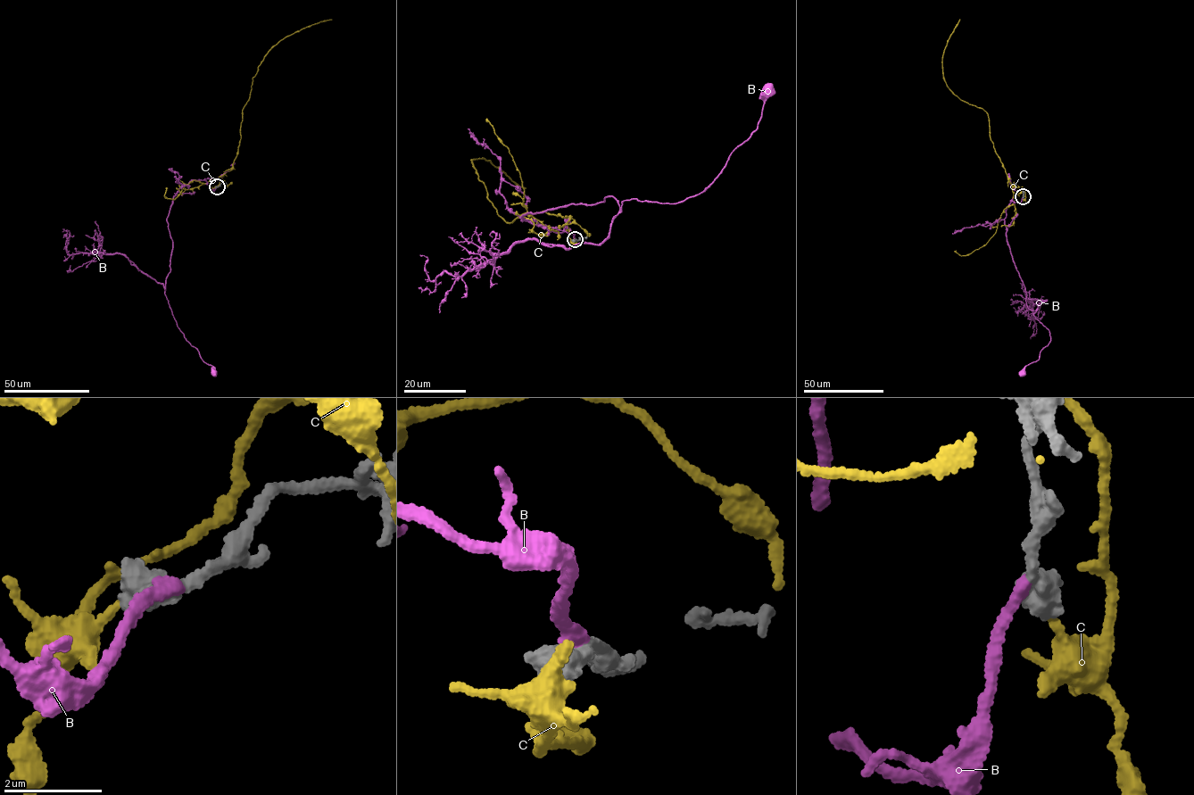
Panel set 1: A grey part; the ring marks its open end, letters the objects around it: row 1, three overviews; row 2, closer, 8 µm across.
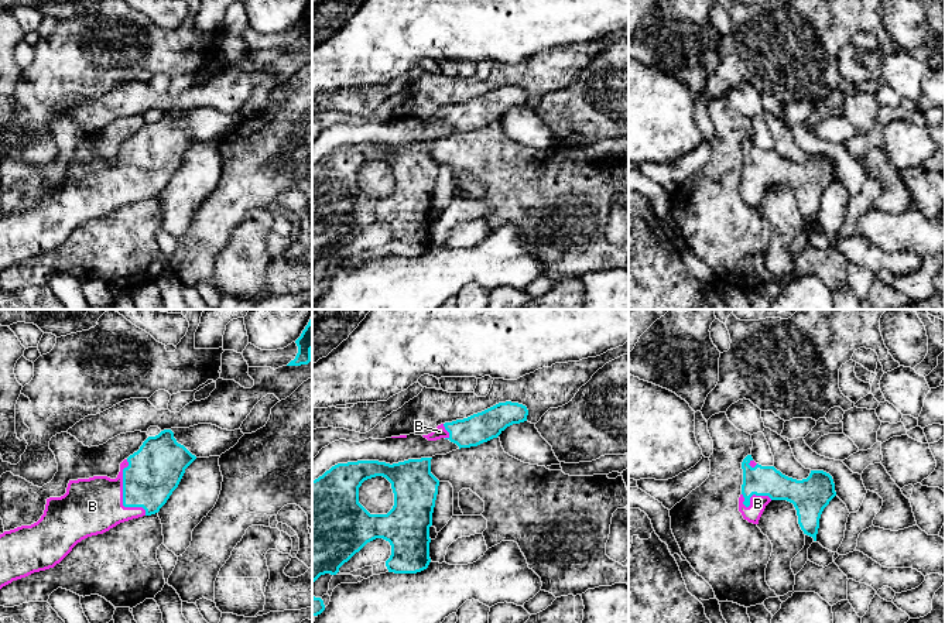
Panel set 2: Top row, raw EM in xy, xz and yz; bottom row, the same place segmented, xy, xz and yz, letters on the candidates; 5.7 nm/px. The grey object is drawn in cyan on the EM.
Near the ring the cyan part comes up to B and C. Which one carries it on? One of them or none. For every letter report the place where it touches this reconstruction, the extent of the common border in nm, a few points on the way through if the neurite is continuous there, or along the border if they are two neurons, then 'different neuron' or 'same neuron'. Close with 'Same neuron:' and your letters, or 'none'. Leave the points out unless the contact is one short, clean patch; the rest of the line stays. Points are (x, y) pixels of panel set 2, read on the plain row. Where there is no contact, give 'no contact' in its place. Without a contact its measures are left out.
B: xy (123, 178) | 340 nm | same neuron
C: no contact | different neuron
Same neuron: B

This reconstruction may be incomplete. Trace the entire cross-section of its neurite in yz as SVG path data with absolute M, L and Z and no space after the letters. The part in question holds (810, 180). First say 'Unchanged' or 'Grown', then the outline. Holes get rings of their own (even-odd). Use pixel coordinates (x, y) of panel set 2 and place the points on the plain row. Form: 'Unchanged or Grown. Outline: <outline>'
Grown. Outline: M751 138L743 143L742 153L743 168L739 195L744 203L759 208L771 184L787 184L794 188L804 218L816 225L821 198L836 179L835 167L829 157L811 154L807 162L797 164L783 158L774 150L756 147Z

